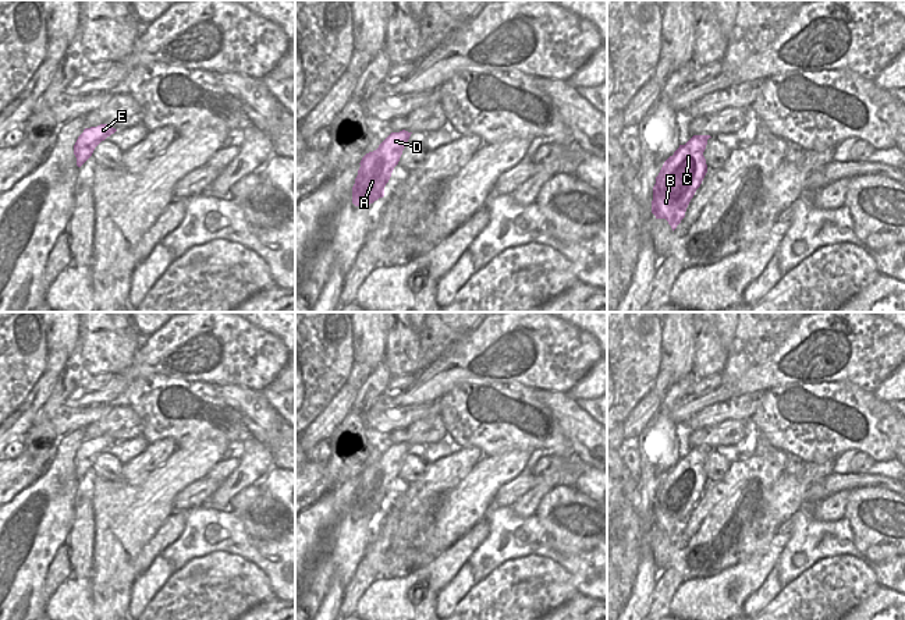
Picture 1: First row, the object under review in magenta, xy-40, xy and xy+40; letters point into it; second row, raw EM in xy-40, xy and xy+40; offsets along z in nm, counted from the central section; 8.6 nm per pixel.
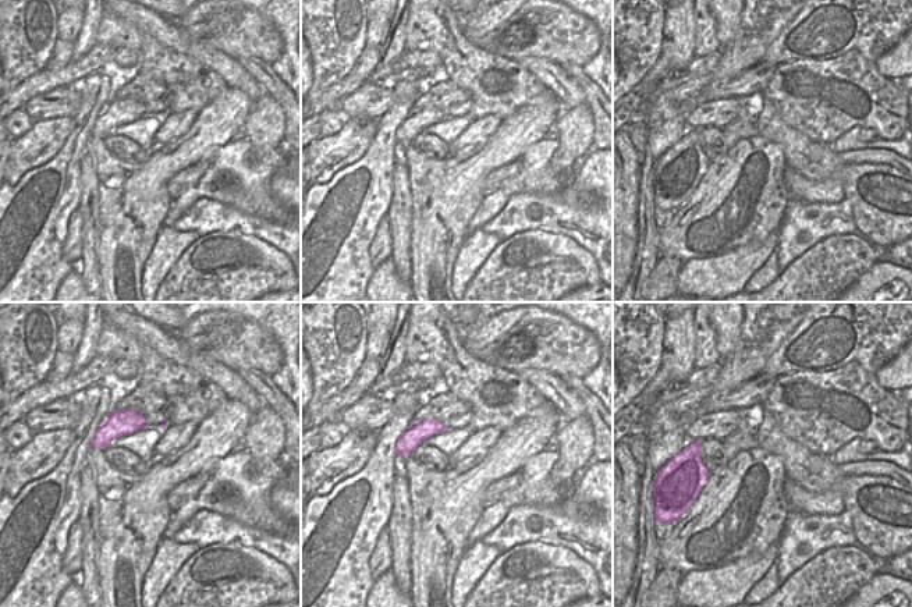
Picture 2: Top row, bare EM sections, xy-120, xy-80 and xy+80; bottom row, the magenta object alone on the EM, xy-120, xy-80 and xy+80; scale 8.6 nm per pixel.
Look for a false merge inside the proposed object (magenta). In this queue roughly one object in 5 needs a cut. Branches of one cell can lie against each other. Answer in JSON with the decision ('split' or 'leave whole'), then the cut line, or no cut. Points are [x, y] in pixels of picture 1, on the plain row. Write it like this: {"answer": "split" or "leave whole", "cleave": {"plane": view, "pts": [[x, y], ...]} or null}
{"answer": "leave whole", "cleave": null}

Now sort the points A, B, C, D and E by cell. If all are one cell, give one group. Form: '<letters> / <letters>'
A B C D E

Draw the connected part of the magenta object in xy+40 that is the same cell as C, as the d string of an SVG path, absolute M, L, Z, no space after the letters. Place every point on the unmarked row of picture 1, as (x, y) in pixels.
M693 447L670 468L653 499L652 525L666 531L672 543L685 529L686 520L700 499L707 476L703 464L710 447Z

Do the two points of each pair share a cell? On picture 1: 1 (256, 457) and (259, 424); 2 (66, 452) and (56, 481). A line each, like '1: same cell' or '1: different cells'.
1: different cells
2: same cell

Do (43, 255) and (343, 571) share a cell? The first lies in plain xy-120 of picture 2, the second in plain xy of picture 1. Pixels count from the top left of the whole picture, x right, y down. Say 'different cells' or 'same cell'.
same cell

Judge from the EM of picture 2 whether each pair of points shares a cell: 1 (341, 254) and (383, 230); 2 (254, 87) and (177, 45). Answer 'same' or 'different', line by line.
1: different
2: same

